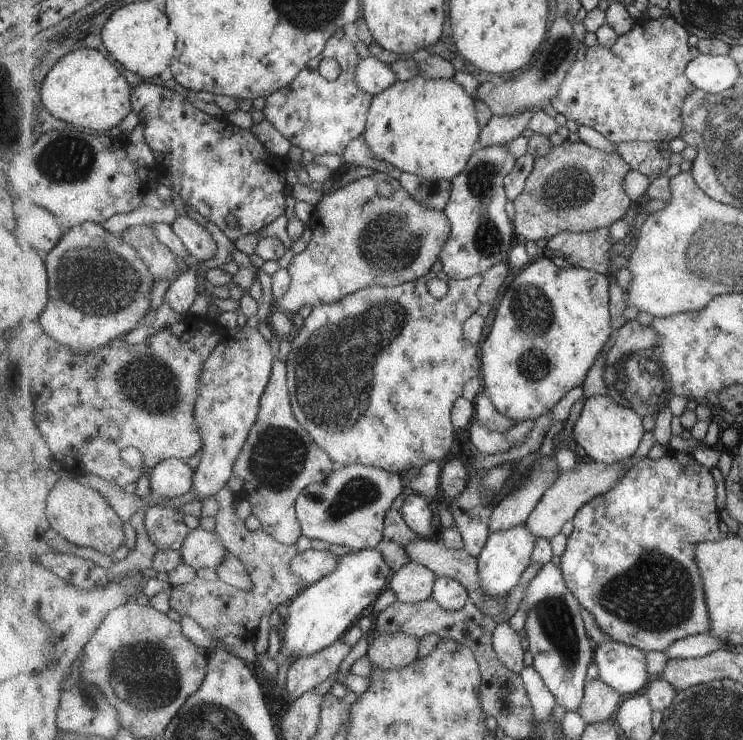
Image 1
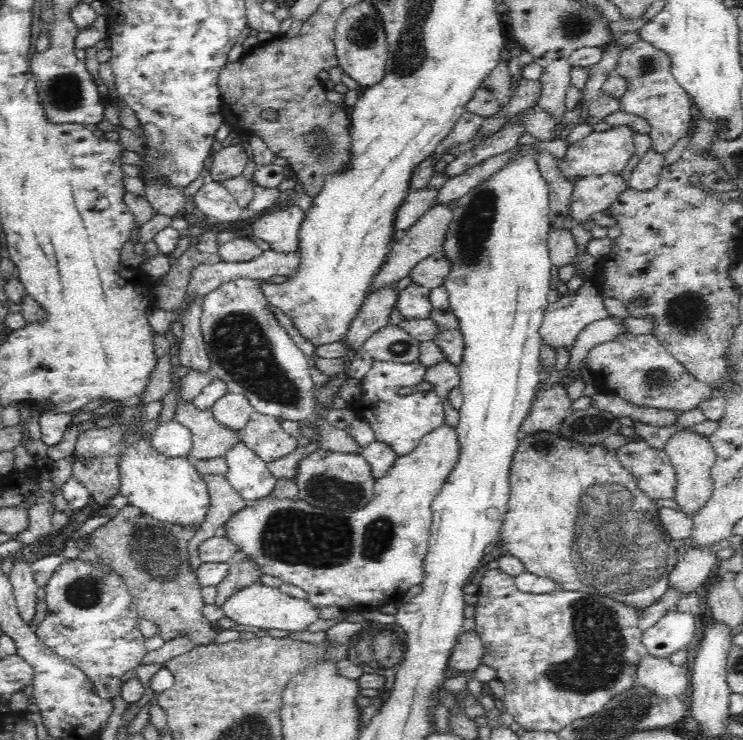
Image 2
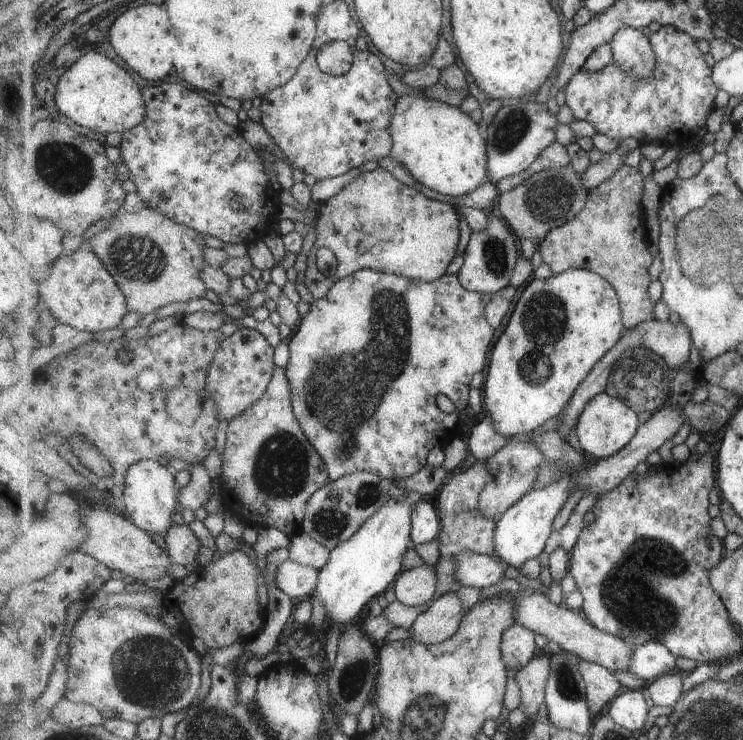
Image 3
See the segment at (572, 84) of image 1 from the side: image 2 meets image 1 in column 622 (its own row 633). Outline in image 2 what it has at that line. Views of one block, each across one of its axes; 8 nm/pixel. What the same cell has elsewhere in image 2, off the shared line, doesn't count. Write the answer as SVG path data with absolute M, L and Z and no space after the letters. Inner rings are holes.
M70 559L45 585L48 613L35 633L56 655L86 675L96 695L111 700L121 694L122 676L146 656L145 636L136 628L137 611L121 578L102 564Z

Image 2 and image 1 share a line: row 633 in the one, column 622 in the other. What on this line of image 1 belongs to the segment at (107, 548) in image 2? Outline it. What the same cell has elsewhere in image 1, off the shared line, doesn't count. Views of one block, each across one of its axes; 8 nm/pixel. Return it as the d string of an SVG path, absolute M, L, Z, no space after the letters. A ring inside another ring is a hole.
M559 140L547 156L537 158L525 190L513 201L517 236L534 242L549 240L561 230L589 232L615 224L632 205L624 185L631 170L619 153L603 152L582 141Z

